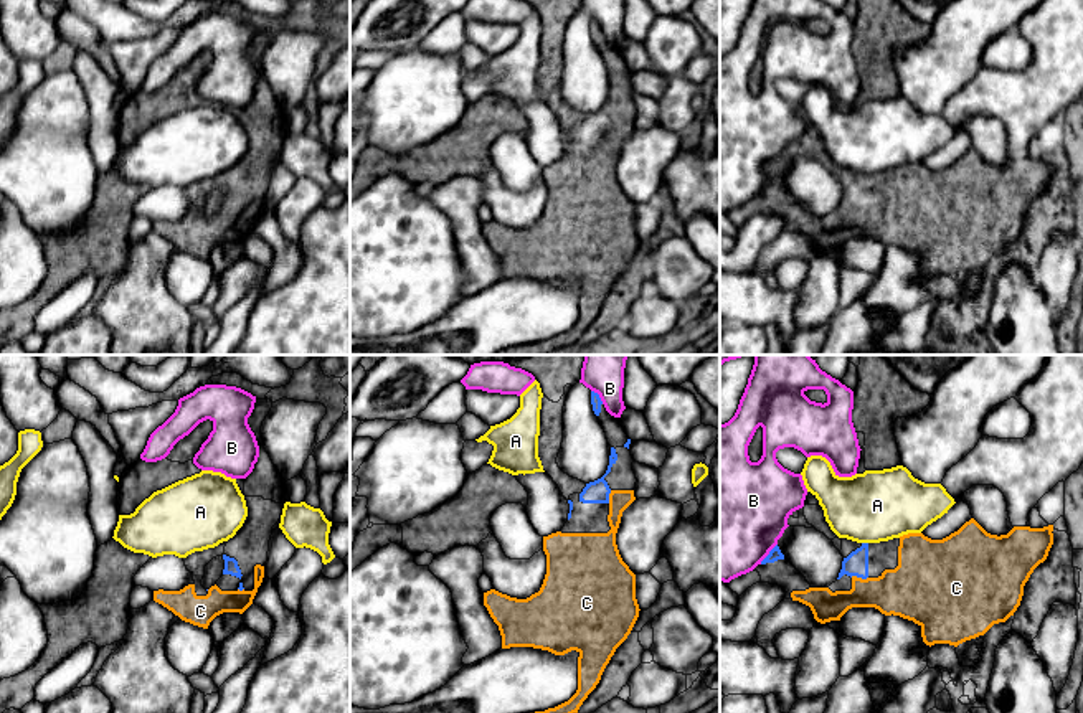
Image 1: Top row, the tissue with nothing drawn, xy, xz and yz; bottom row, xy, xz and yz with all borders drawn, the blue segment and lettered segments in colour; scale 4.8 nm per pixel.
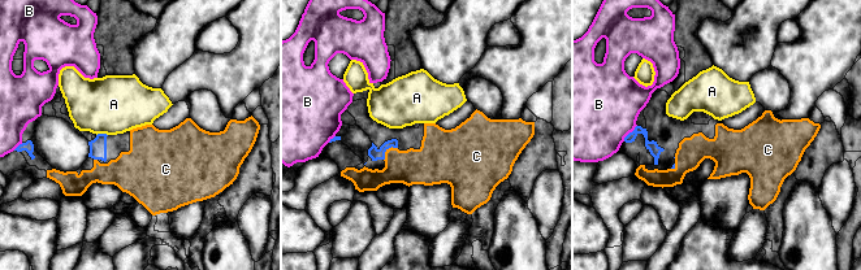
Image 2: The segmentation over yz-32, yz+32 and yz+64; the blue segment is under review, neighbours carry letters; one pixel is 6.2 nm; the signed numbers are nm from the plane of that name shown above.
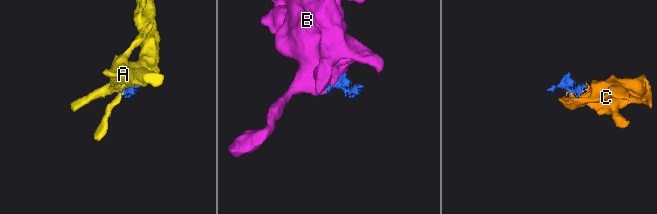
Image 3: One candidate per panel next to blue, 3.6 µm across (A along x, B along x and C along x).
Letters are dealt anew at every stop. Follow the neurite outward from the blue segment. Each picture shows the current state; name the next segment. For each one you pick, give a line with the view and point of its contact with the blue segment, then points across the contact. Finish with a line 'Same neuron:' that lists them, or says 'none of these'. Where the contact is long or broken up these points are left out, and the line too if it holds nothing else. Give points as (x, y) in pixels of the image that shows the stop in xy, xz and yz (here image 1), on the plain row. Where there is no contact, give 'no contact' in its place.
C: contact yz (859, 207)
Same neuron: C

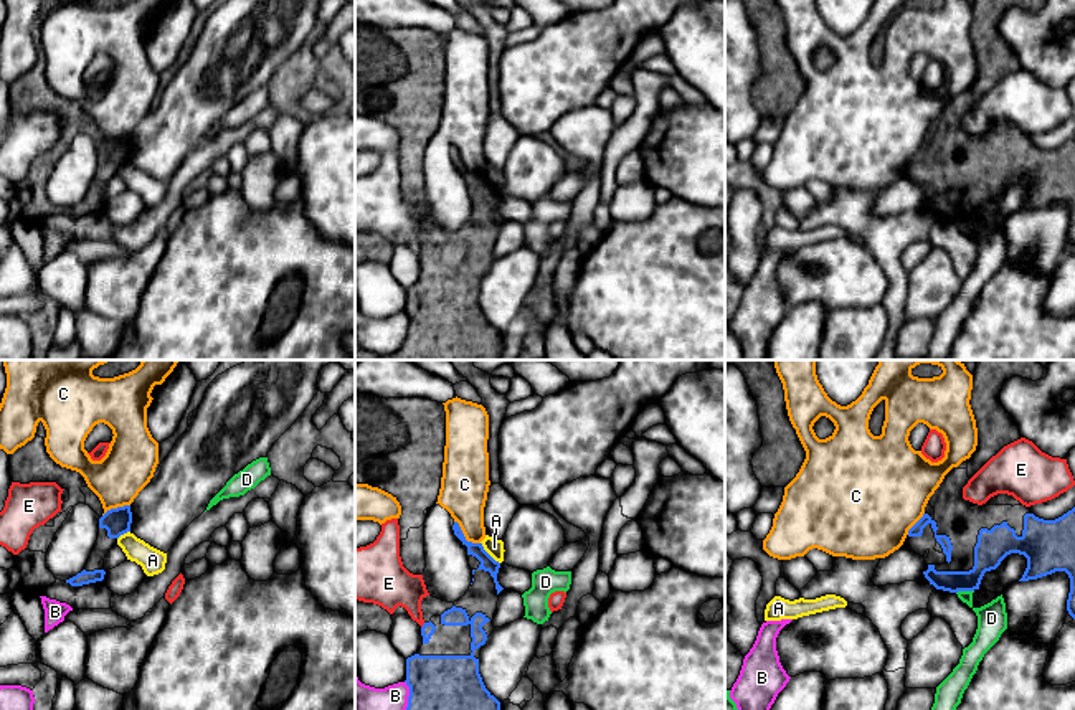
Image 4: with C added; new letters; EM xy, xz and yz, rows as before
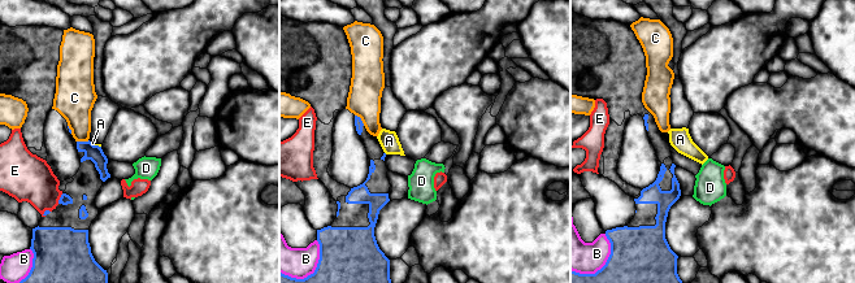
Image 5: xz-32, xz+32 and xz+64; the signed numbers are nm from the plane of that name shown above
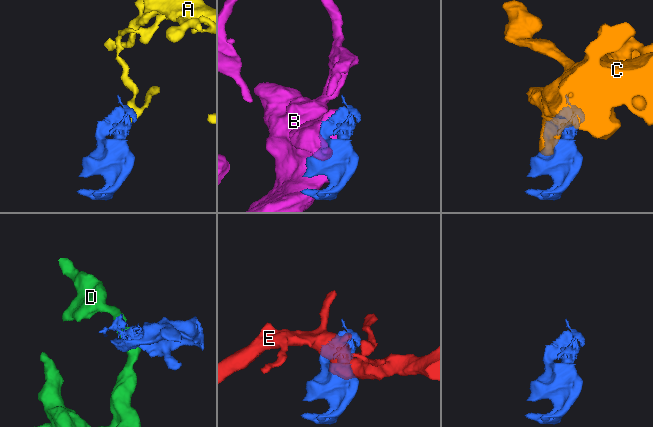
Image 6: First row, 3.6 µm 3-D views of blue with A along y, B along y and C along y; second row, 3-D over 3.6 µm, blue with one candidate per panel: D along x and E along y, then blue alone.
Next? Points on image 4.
Same neuron: none of these

